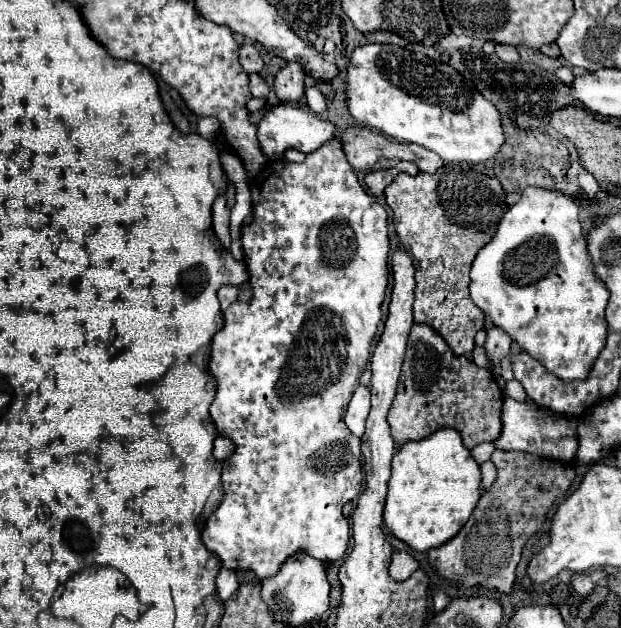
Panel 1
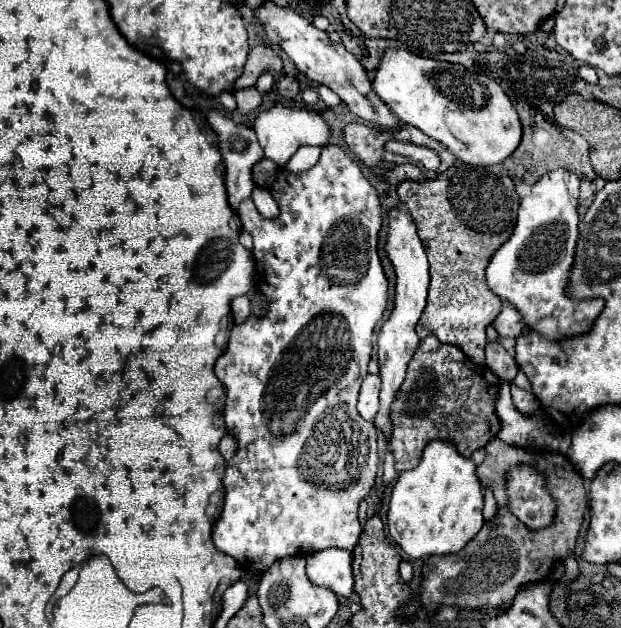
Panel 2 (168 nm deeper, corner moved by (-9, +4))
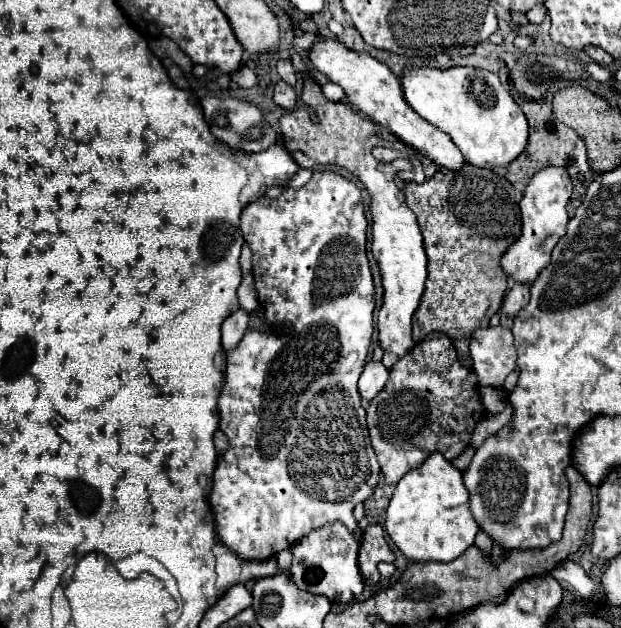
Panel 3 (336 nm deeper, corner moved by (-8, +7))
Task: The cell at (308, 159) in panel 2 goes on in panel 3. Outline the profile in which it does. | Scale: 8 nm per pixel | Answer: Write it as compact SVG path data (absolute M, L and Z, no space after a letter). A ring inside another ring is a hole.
M299 169L299 171L291 177L289 185L291 185L291 187L295 187L295 189L297 189L297 187L303 187L303 185L311 179L311 175L313 175L313 171L311 171L311 169Z

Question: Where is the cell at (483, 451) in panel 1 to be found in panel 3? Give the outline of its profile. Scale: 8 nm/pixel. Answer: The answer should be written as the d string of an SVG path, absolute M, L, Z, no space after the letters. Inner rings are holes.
M467 447L455 461L451 461L457 469L461 469L461 471L465 471L467 469L467 465L471 463L471 459L473 459L473 453L475 453L475 447Z

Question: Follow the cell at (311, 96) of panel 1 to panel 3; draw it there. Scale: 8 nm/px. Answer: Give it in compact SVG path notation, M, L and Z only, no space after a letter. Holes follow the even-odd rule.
M331 81L323 85L323 95L325 95L325 99L331 99L331 101L341 101L345 97L343 89Z

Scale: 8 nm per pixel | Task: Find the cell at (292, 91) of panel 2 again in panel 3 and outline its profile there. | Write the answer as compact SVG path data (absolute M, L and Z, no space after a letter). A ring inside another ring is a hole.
M279 81L273 87L273 101L283 109L293 109L297 105L297 93L291 85L287 85L285 81Z

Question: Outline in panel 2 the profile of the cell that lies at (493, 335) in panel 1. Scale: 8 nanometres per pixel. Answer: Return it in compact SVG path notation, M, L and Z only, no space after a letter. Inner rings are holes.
M506 304L502 308L502 312L498 314L498 318L494 320L494 328L498 330L500 336L512 336L512 338L516 338L526 328L524 316L520 316L516 312L516 308L512 308L510 304Z

